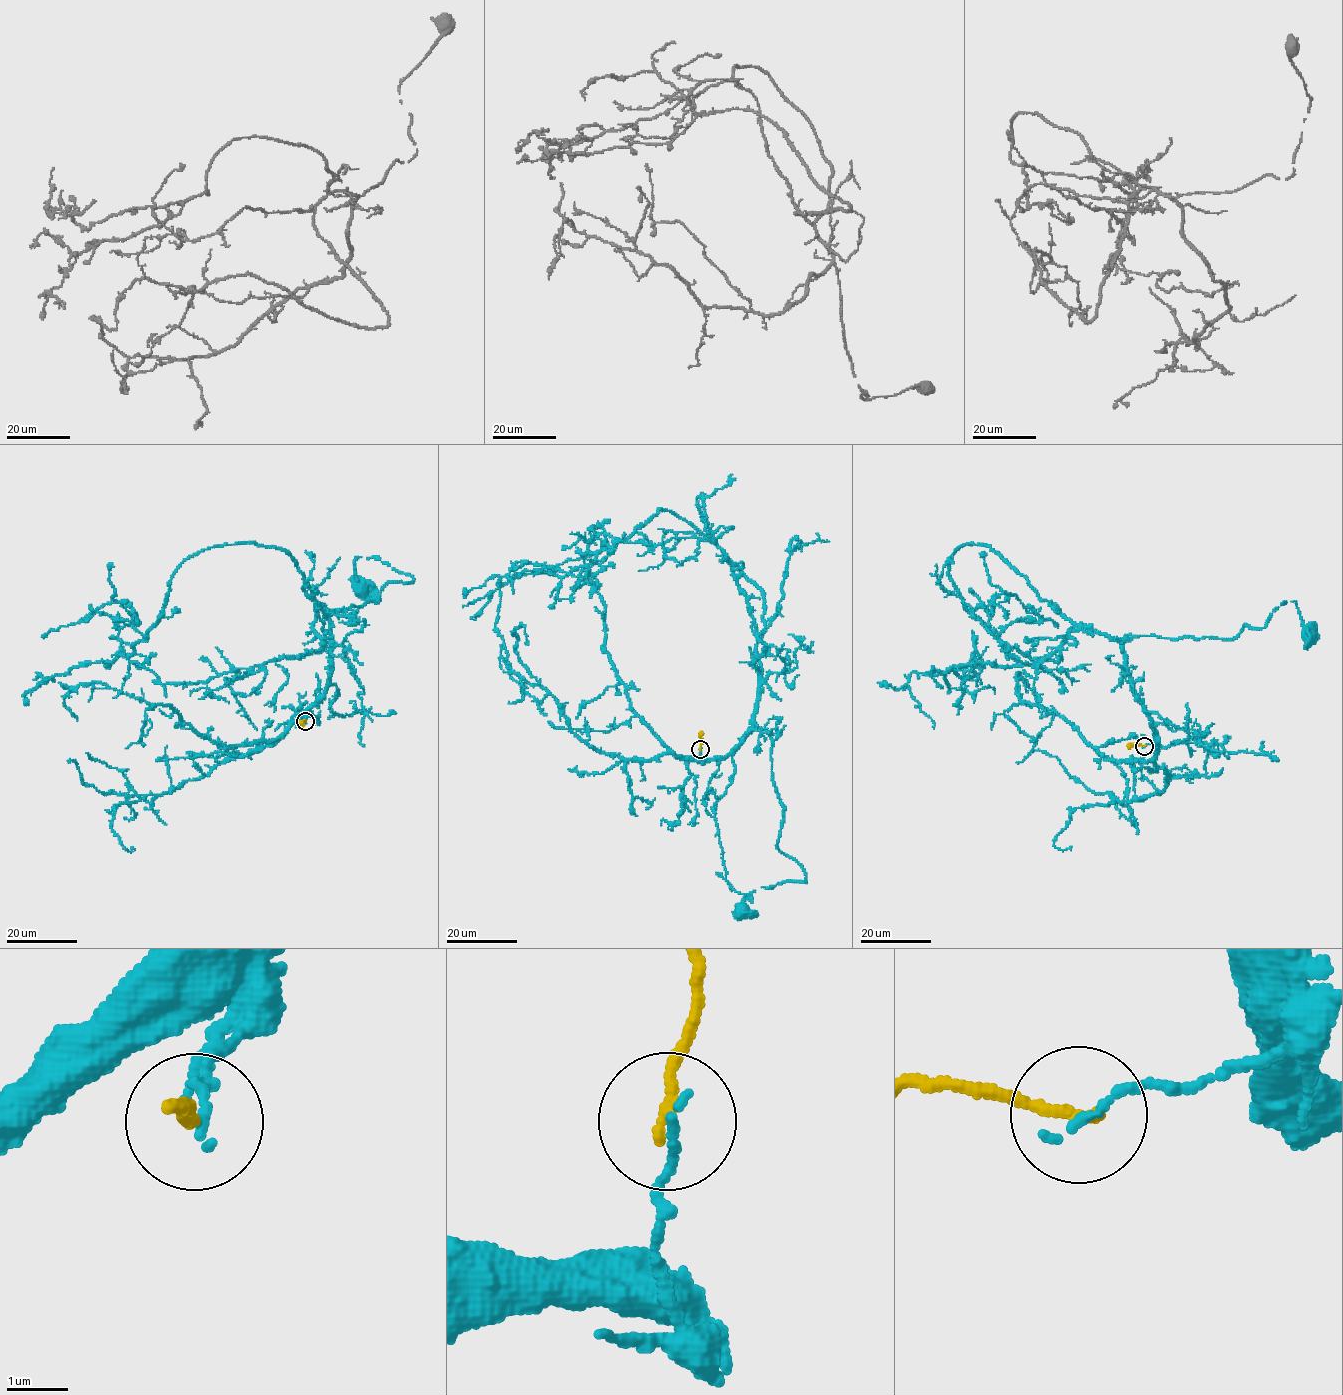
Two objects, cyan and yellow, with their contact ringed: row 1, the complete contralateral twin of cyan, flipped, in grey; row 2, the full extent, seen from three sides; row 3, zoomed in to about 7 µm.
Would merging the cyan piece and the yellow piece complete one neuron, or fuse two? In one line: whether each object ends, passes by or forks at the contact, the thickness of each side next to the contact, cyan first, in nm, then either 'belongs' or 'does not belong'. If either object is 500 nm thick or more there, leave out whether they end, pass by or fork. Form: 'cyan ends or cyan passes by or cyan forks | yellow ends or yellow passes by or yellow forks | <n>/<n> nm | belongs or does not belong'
cyan ends | yellow ends | 150/180 nm | does not belong

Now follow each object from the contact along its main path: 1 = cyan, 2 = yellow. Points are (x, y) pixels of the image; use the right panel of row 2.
1: (1144, 746), (1156, 734), (1126, 668), (1127, 635), (1235, 637), (1294, 601), (1310, 634)
2: (1145, 746), (1127, 745)

